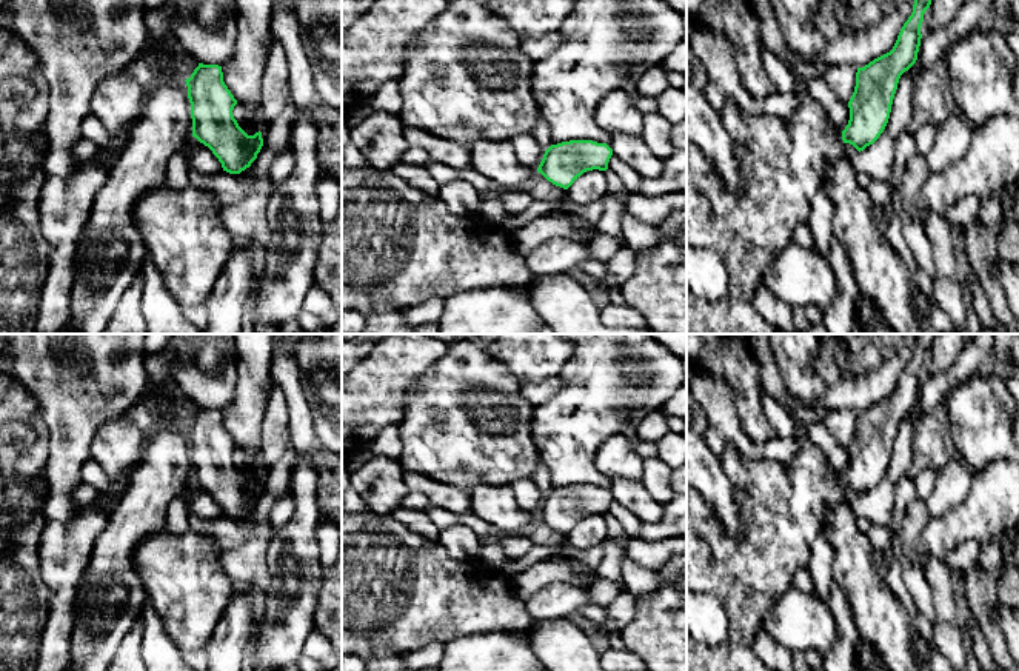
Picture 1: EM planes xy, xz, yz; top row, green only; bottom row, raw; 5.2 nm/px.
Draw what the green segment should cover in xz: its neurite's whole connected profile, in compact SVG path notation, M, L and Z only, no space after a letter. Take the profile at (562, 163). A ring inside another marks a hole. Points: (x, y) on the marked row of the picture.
M570 140L551 145L537 168L548 182L568 189L583 172L606 171L613 149L593 140Z

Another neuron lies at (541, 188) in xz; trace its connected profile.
M537 172L534 182L531 183L530 192L534 200L542 202L559 202L566 197L566 189L553 185L540 172Z

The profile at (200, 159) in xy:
M195 137L191 139L191 143L188 146L188 163L191 169L205 175L223 169L222 163L212 154L212 151L203 143L200 143Z

